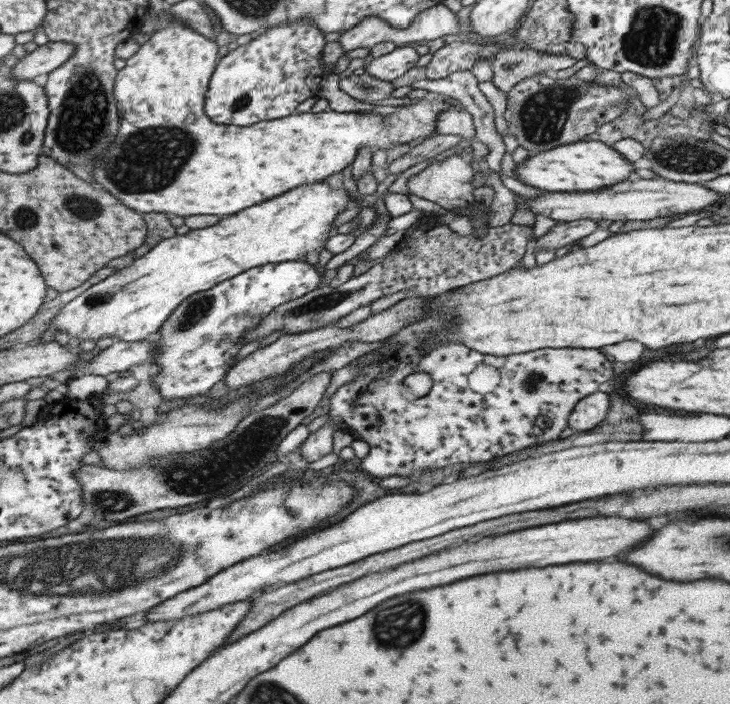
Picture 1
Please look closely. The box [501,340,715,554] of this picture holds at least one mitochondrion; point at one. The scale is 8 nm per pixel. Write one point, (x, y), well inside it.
(531, 382)

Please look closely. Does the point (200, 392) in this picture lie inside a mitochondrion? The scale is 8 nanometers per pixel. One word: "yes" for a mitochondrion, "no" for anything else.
no

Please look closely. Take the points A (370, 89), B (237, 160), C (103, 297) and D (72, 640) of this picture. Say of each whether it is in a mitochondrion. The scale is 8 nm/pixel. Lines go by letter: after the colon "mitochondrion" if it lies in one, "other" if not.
A: mitochondrion
B: other
C: mitochondrion
D: other

